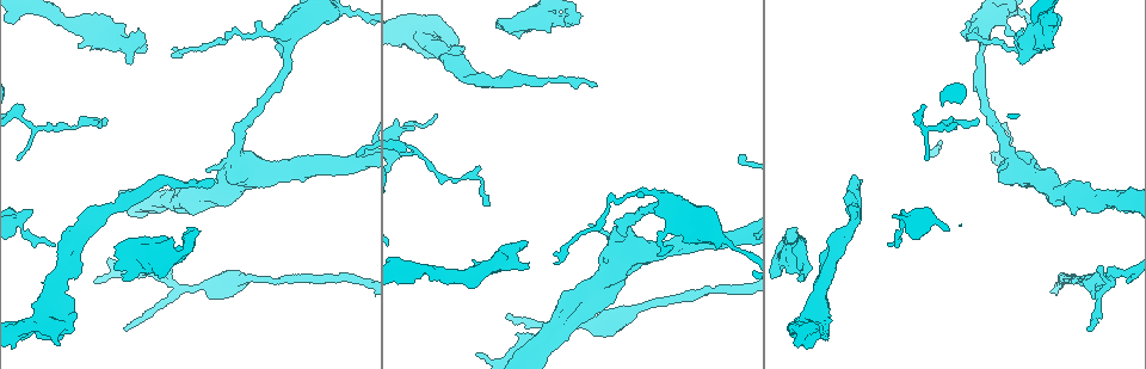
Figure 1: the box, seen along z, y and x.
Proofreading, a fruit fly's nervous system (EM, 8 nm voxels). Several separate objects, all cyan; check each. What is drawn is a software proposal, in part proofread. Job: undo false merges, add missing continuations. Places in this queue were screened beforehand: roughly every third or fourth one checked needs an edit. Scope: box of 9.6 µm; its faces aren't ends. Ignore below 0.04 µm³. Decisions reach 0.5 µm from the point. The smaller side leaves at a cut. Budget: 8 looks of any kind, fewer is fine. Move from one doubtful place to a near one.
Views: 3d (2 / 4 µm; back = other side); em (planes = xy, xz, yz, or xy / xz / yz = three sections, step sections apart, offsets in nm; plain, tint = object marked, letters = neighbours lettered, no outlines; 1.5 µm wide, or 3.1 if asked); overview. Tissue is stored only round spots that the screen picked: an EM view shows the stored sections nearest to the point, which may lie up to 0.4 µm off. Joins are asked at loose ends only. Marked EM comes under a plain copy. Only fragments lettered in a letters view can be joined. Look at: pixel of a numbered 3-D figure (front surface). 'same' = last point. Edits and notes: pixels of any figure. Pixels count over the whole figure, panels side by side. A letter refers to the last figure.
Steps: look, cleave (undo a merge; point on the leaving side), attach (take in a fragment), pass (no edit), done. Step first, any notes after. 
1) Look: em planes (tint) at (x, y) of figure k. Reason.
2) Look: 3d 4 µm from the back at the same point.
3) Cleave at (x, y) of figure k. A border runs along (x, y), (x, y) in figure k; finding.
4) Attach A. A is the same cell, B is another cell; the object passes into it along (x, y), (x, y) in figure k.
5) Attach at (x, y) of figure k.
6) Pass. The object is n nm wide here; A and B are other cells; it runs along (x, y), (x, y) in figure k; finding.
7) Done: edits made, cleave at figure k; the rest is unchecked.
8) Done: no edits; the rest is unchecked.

Look: 3d 2 µm at (597, 86) of figure 1. Tapers out.

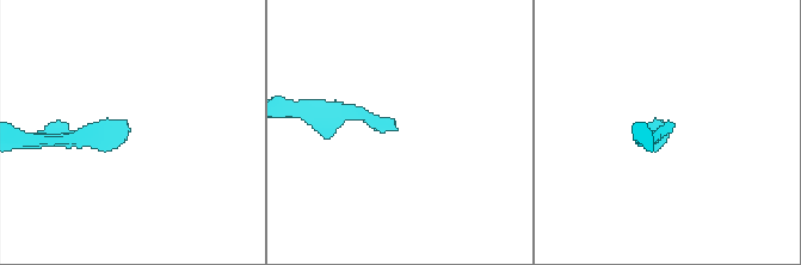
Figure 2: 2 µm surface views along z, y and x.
Look: em yz step 8 (letters) at (130, 128) of figure 2.

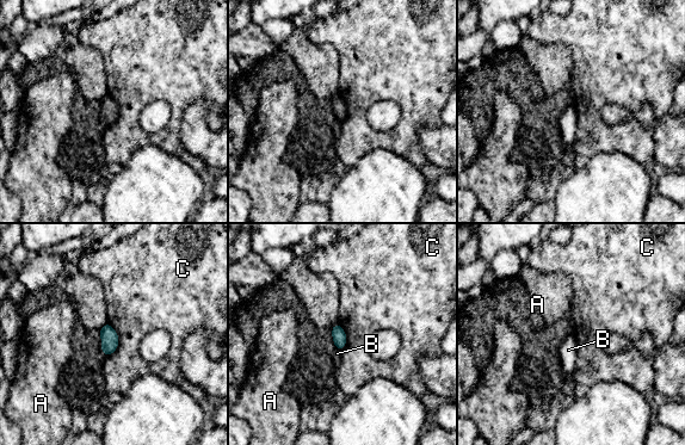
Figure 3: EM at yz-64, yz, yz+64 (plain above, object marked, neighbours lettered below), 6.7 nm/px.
Pass. A, B and C are other cells; none of them fits.

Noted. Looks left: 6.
Look: em planes (tint) at (148, 193) of figure 1.

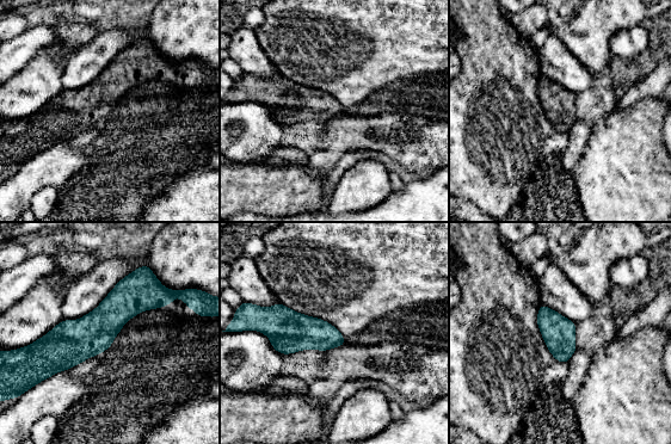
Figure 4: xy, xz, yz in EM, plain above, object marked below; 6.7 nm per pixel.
Look: em planes (letters) at the same point. See the neighbours.

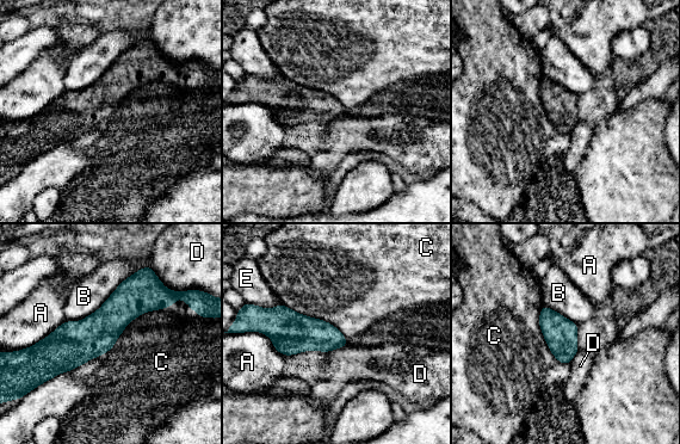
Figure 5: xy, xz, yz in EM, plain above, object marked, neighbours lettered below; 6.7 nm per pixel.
Pass. A, B, C, D and E are other cells; a border runs along (162, 308), (72, 369) in figure 5; continuous, no second neuron.

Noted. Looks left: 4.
Look: em xz step 4 (letters) at (53, 245) of figure 1. Thin end.

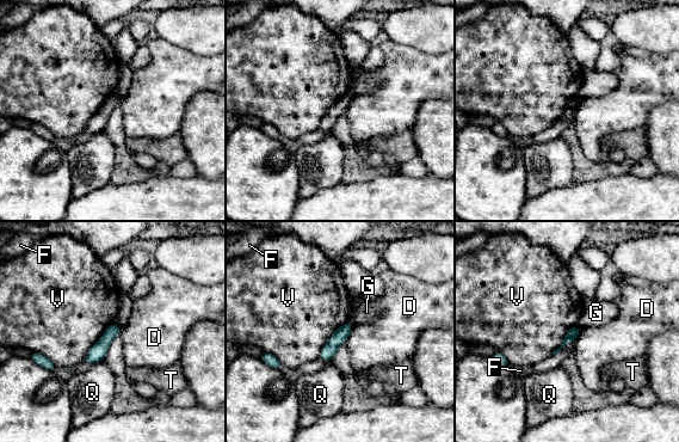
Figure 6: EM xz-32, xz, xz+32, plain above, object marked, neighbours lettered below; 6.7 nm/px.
Pass. The object is 70 nm wide here; D, F, G, Q, T and V are other cells; it runs along (349, 326), (322, 355) in figure 6; none of them fits.

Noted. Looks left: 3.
Done: no edits; the rest is unchecked.

